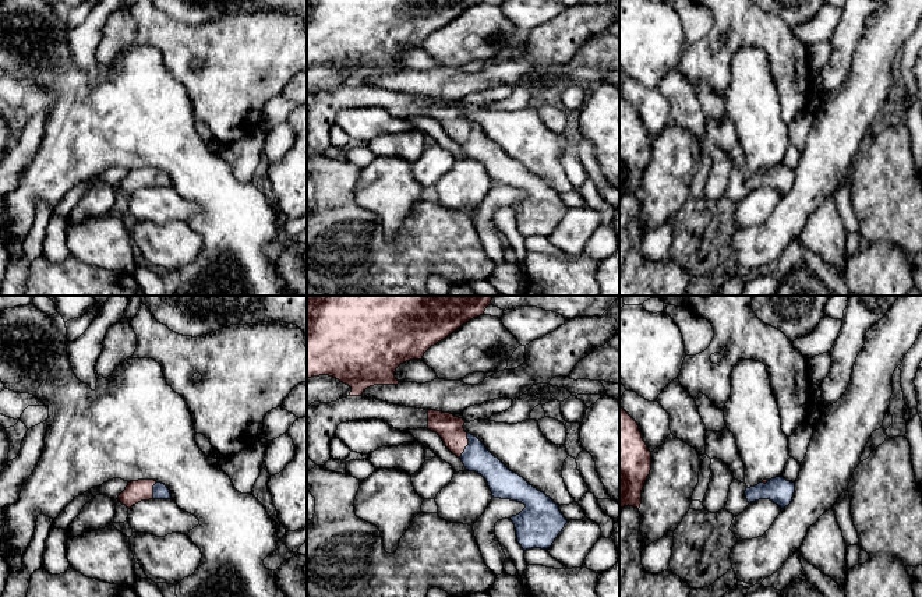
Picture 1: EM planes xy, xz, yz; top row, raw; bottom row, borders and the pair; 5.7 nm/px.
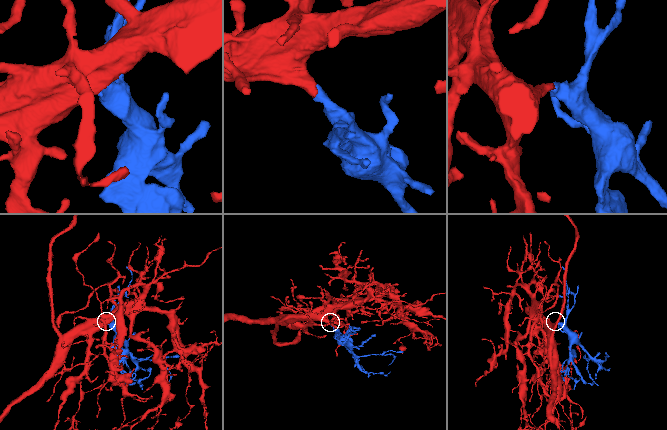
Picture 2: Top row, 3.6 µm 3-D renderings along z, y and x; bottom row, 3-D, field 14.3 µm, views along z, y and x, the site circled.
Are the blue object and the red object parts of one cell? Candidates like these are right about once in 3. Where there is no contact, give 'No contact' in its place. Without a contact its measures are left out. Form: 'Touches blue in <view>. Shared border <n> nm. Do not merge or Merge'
Touches blue in xz. Shared border 150 nm. Merge

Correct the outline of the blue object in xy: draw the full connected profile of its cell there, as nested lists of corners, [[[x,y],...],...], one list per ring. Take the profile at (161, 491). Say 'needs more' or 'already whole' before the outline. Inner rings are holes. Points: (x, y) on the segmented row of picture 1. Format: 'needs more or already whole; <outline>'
needs more; [[[138,480],[128,483],[117,499],[130,509],[141,501],[170,498],[170,490],[165,484],[155,480]]]

